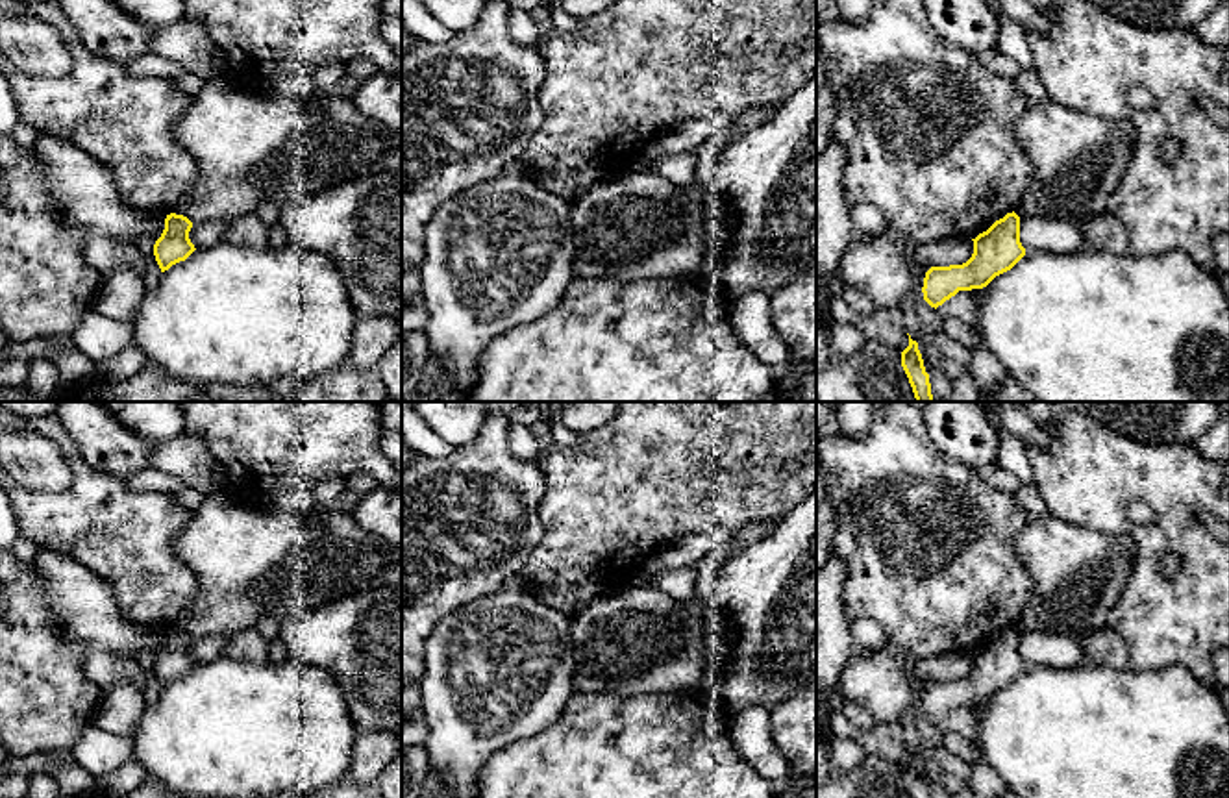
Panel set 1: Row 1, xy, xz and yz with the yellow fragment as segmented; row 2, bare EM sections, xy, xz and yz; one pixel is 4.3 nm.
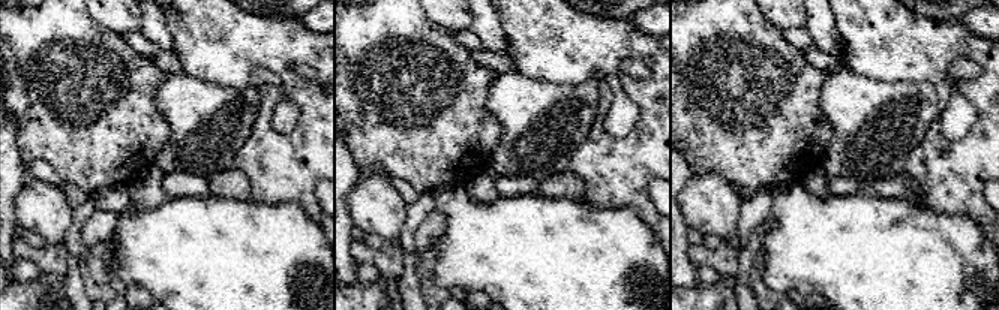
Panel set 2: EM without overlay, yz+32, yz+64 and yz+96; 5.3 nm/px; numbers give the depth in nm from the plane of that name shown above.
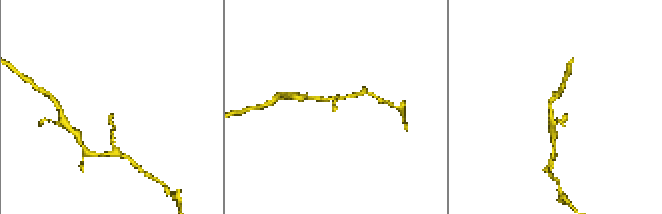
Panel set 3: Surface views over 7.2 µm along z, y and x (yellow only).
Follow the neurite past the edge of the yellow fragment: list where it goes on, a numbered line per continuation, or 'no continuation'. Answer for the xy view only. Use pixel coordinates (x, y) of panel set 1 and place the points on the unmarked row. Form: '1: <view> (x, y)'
no continuation

